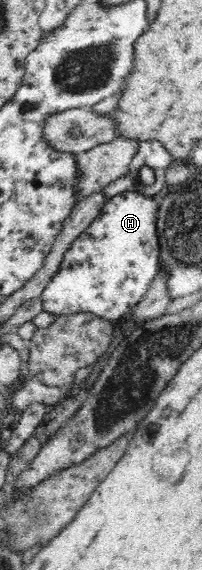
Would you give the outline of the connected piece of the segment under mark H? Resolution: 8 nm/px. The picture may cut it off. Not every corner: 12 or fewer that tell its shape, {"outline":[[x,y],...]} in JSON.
{"outline":[[108,199],[42,290],[122,322],[160,272],[158,200]]}

